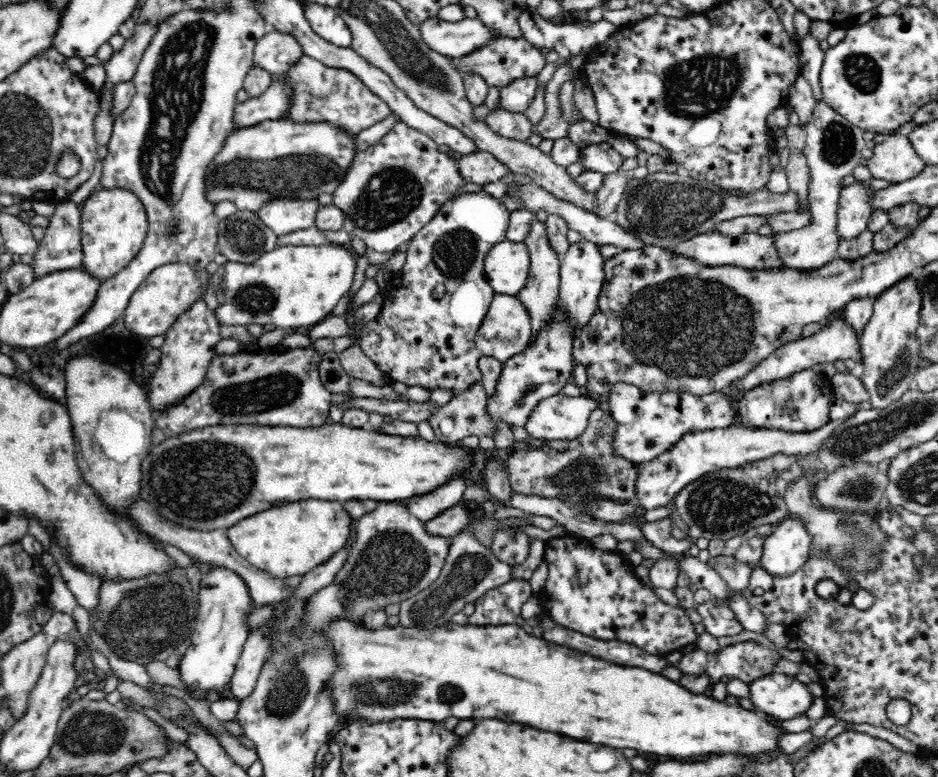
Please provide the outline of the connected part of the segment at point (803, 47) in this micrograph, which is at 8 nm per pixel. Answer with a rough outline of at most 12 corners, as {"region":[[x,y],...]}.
{"region":[[814,35],[798,45],[801,75],[814,99],[823,96],[819,76],[825,52]]}

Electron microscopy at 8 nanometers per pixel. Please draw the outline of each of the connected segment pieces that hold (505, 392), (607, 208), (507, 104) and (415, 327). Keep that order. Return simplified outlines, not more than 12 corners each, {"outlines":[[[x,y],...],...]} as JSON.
{"outlines":[[[557,305],[508,362],[486,411],[524,428],[572,382],[575,326]],[[624,158],[618,171],[604,176],[592,213],[610,218],[628,180],[638,168]],[[520,77],[500,90],[499,104],[523,113],[533,103],[538,79]],[[448,199],[359,335],[387,380],[483,384],[484,272],[510,211]]]}

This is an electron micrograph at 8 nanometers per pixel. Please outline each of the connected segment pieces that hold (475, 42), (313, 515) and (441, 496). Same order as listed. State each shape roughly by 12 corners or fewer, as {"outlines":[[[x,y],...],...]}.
{"outlines":[[[478,17],[416,25],[428,47],[452,59],[499,37]],[[292,502],[228,539],[272,578],[304,576],[350,538],[340,502]],[[457,475],[438,490],[412,497],[408,513],[428,522],[463,498]]]}

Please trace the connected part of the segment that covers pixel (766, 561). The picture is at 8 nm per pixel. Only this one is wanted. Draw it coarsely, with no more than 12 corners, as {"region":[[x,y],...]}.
{"region":[[799,518],[778,522],[764,538],[760,567],[790,576],[811,556]]}

